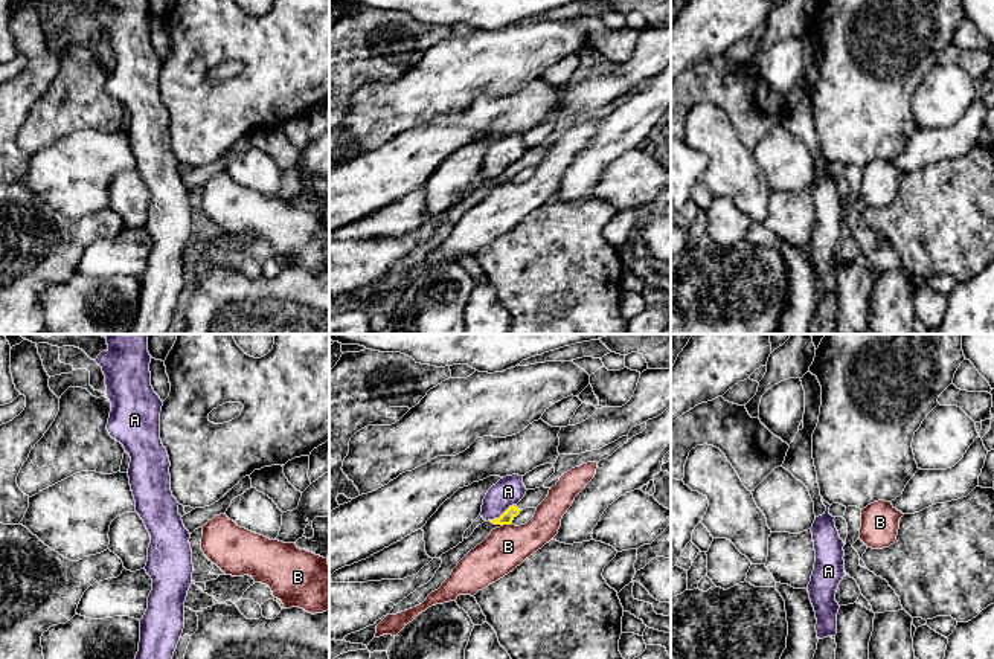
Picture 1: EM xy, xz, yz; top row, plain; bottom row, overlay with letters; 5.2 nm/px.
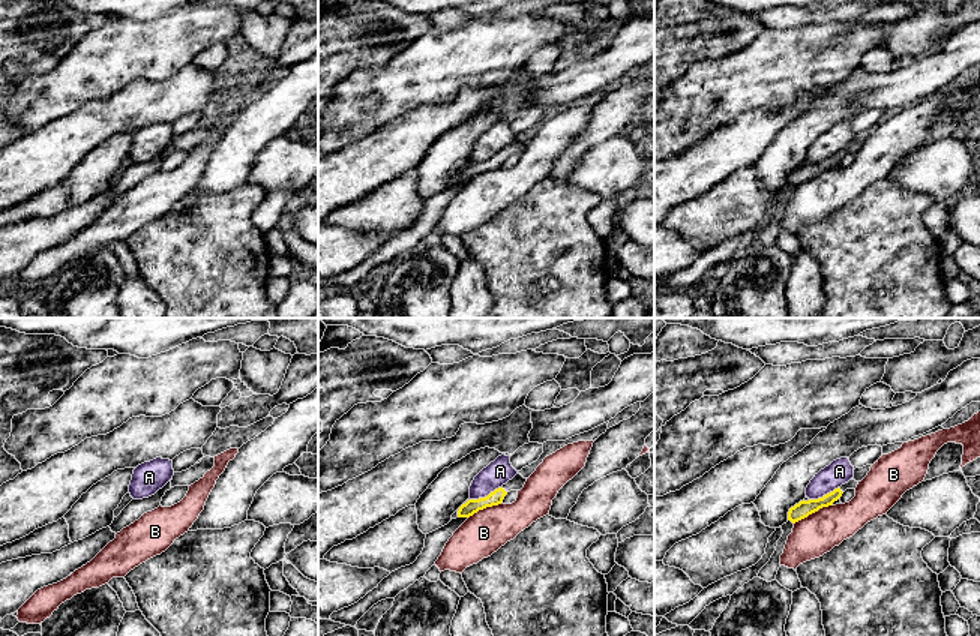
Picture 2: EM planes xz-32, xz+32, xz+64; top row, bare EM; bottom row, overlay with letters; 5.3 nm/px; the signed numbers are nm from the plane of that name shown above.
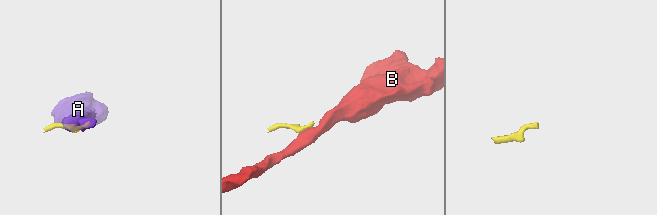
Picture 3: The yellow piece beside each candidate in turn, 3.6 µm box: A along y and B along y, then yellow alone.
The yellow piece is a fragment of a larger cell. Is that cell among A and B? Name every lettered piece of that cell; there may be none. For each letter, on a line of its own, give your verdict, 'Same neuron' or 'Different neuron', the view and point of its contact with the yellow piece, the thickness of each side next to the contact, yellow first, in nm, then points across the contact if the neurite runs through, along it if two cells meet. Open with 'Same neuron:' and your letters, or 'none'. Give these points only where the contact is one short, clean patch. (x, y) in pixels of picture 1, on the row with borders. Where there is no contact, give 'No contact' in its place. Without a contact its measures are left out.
Same neuron: none
A: Different neuron. Touches yellow at xz (503, 513). Thickness 70 nm (yellow) against 150 nm. Boundary: xz (514, 504), (490, 520)
B: Different neuron. Touches yellow at xz (505, 523). Thickness 70 nm (yellow) against 220 nm. Boundary: xz (509, 523), (502, 527)

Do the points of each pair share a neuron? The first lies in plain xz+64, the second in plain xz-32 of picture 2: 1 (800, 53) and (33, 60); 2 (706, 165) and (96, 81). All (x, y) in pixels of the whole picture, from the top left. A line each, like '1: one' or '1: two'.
1: two
2: two

